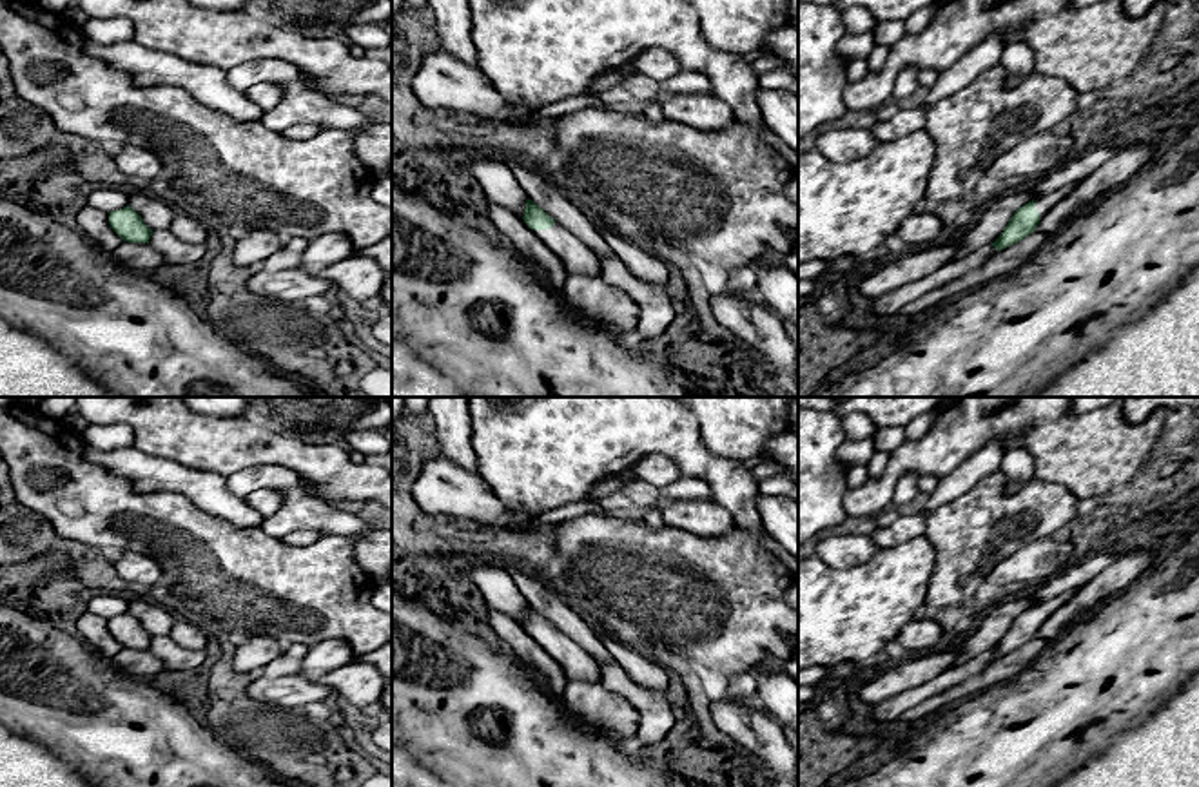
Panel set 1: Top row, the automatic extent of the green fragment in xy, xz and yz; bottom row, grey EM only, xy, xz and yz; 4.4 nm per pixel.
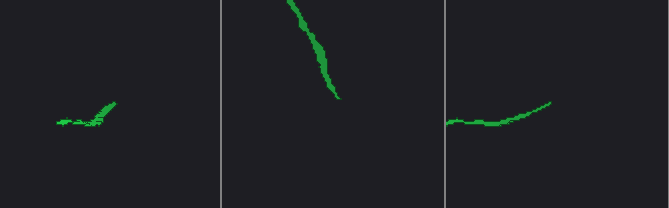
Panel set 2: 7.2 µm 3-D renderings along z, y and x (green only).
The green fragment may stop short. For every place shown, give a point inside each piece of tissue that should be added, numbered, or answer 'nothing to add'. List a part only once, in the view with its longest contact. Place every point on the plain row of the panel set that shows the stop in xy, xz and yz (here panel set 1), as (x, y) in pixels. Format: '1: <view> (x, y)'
1: xz (577, 664)

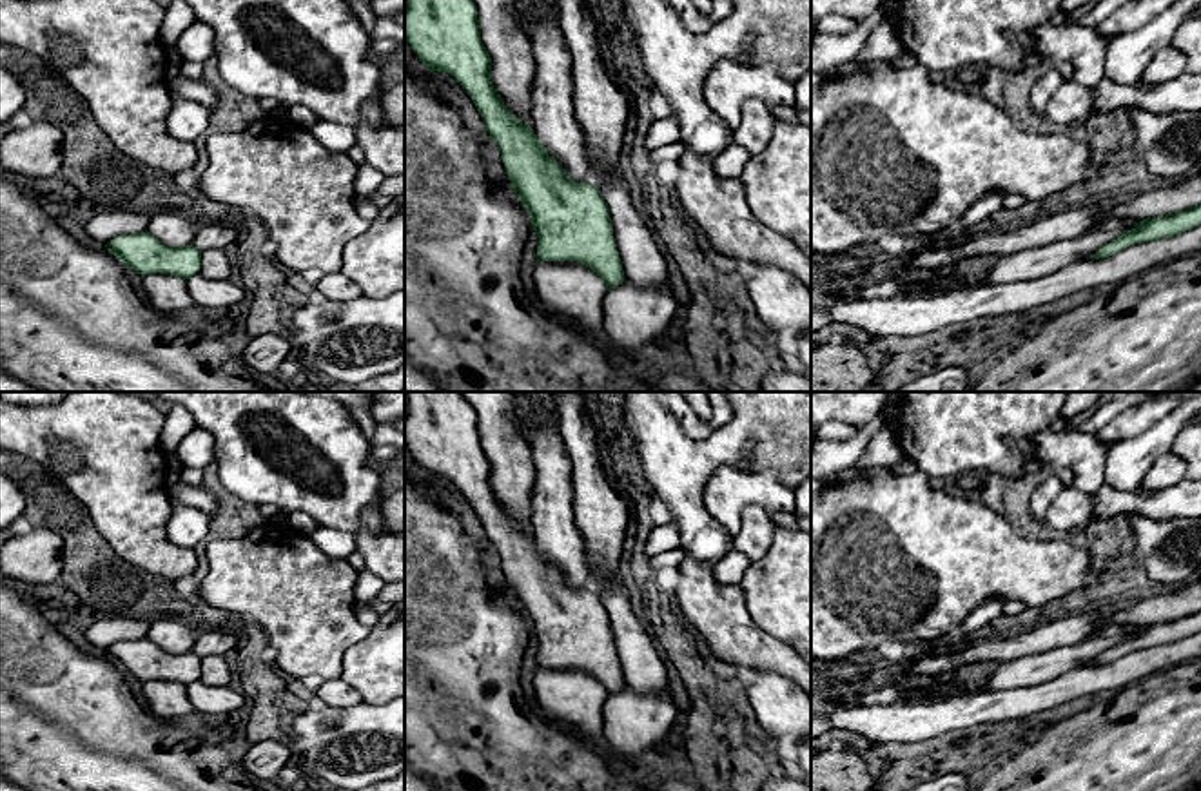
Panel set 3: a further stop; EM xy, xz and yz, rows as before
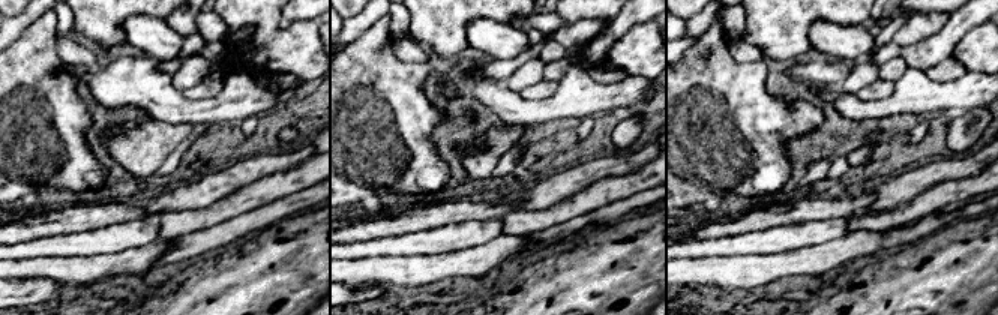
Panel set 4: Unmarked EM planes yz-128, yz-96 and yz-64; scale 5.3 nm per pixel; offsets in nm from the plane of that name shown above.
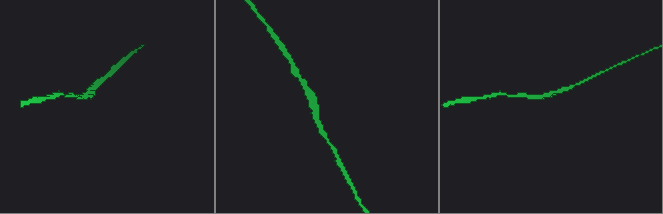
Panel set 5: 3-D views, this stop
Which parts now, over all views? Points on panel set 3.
nothing to add

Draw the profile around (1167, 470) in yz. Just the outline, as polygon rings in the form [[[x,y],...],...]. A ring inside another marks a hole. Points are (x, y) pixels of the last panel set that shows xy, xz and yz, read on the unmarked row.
[[[1170,450],[1154,461],[1147,474],[1147,492],[1167,490],[1185,479],[1185,463]]]

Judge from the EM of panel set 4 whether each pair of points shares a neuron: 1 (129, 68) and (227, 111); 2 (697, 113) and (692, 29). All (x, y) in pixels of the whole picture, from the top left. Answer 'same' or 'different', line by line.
1: same
2: different

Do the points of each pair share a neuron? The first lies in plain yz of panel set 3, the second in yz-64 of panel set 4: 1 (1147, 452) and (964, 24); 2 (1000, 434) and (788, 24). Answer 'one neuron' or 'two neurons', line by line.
1: one neuron
2: one neuron

